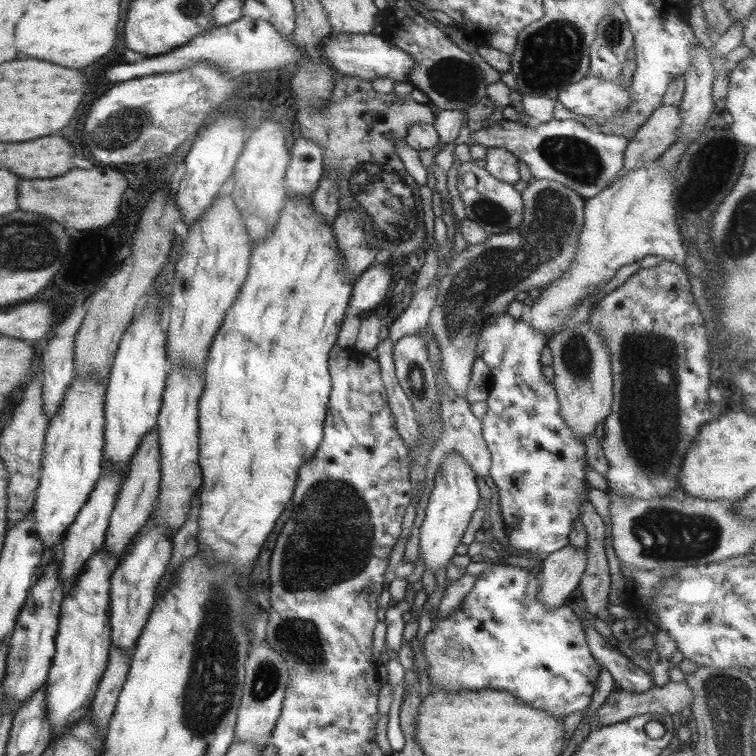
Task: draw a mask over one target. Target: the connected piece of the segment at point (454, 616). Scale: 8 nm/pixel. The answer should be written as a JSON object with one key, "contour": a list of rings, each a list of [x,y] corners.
{"contour":[[[498,562],[488,566],[476,578],[461,605],[447,618],[432,614],[431,628],[426,634],[421,654],[425,659],[425,670],[431,685],[443,691],[470,690],[509,692],[531,708],[539,708],[553,718],[564,718],[591,702],[599,666],[591,656],[585,630],[572,610],[565,605],[547,609],[535,600],[539,591],[537,574],[512,565]]]}

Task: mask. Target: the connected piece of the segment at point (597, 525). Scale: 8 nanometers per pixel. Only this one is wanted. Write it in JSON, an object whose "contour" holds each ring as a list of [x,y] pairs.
{"contour":[[[587,499],[581,502],[579,511],[581,511],[581,514],[579,514],[578,520],[583,524],[583,528],[586,531],[587,564],[579,580],[576,593],[581,594],[581,599],[584,600],[587,612],[595,617],[597,612],[607,609],[609,606],[607,603],[607,596],[609,596],[609,569],[607,568],[607,558],[605,557],[605,535],[603,535],[605,534],[605,524],[603,524],[601,517],[597,515],[591,502]]]}

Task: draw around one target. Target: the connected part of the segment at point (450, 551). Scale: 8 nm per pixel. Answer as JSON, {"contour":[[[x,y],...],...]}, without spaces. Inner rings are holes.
{"contour":[[[449,452],[433,475],[433,488],[424,509],[424,518],[420,525],[418,556],[423,560],[425,574],[434,575],[439,568],[445,568],[449,558],[455,554],[461,536],[467,528],[472,512],[478,508],[479,490],[475,483],[473,470],[461,459],[461,454]]]}

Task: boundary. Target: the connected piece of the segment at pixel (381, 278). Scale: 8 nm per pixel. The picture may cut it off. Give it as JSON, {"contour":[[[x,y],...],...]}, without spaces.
{"contour":[[[388,260],[369,265],[356,277],[351,289],[349,306],[357,312],[373,309],[385,296],[391,280]]]}

